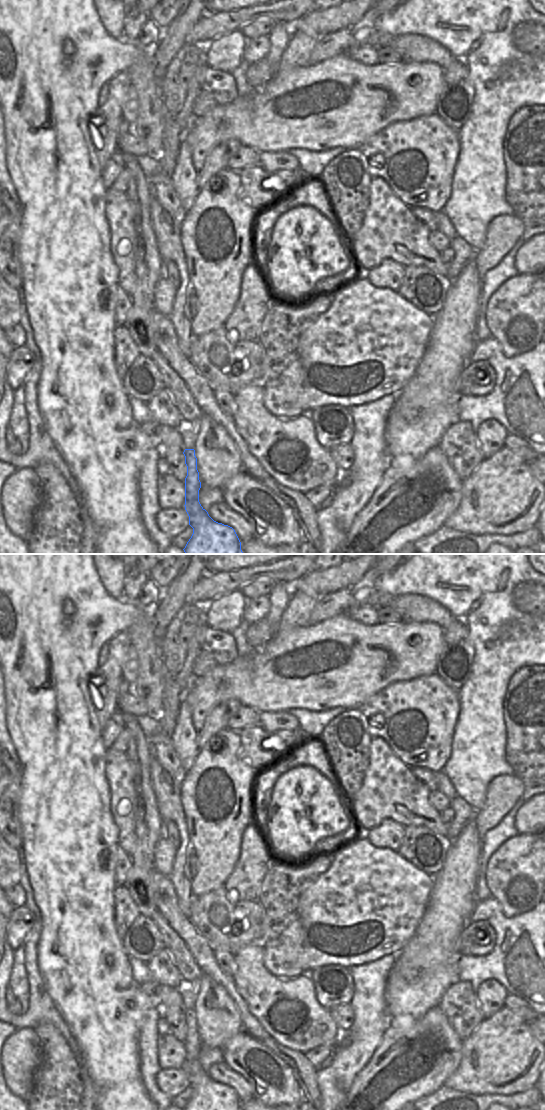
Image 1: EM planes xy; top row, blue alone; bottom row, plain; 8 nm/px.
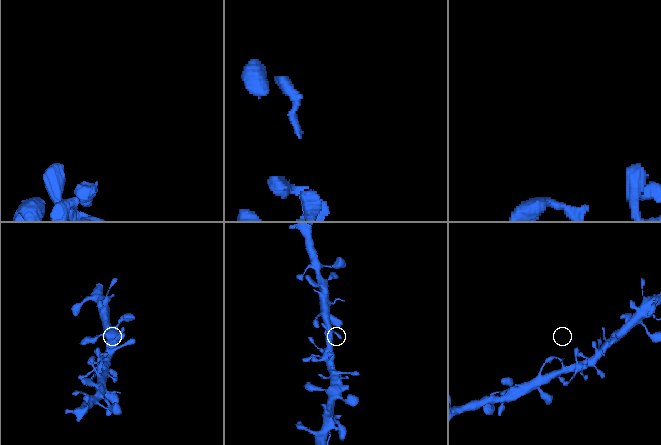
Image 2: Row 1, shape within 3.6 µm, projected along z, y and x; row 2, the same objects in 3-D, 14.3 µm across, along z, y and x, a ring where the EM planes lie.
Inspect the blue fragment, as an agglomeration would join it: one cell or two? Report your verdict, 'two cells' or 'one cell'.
one cell

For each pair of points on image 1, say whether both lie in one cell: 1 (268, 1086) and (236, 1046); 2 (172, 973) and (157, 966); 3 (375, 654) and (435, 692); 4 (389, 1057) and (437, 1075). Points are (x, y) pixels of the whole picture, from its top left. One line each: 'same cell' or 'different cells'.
1: same cell
2: same cell
3: different cells
4: same cell

